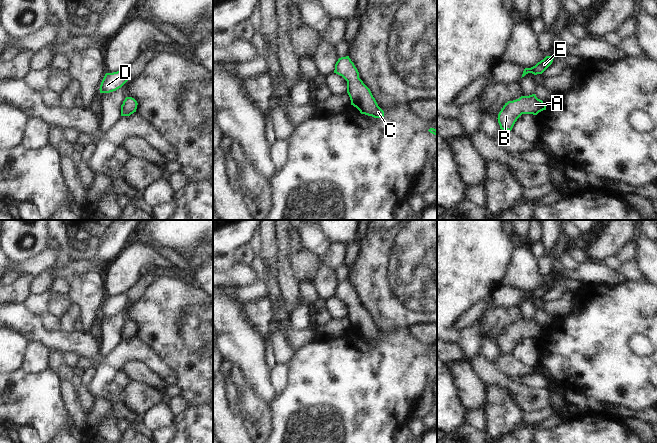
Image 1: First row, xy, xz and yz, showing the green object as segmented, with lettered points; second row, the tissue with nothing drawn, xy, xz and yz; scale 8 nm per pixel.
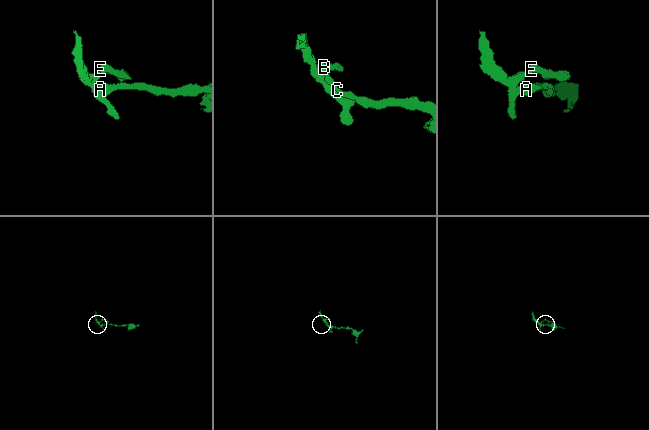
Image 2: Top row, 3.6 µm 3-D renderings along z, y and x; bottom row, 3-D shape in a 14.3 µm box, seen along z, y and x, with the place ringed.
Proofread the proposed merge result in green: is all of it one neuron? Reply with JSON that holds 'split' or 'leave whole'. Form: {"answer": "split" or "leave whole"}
{"answer": "leave whole"}

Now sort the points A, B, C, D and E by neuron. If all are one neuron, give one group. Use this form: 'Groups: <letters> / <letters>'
Groups: A B C D E.

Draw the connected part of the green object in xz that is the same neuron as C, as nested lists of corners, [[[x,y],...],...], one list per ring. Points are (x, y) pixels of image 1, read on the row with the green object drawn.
[[[349,56],[338,59],[334,73],[342,76],[347,81],[347,93],[351,105],[356,107],[361,114],[374,118],[384,117],[384,111],[378,106],[370,89],[359,78],[359,72]]]

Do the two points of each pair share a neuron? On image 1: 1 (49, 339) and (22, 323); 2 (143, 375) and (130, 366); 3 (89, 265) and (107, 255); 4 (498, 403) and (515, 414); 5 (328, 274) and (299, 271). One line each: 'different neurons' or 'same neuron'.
1: same neuron
2: same neuron
3: different neurons
4: same neuron
5: different neurons

